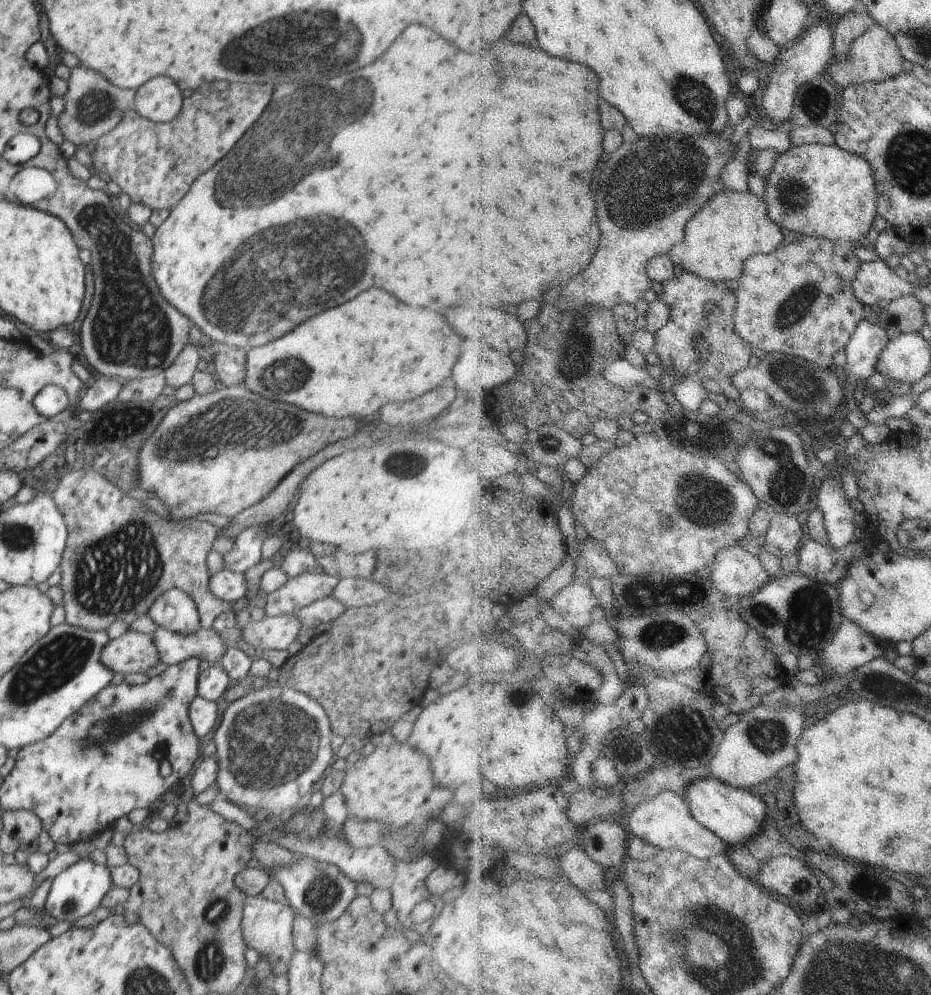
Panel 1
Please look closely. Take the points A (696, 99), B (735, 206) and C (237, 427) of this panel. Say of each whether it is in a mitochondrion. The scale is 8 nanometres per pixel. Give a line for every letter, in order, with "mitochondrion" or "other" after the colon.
A: mitochondrion
B: other
C: mitochondrion

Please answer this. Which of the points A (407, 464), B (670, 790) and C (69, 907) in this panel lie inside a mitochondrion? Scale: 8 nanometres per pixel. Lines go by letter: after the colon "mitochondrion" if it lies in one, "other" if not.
A: mitochondrion
B: other
C: mitochondrion

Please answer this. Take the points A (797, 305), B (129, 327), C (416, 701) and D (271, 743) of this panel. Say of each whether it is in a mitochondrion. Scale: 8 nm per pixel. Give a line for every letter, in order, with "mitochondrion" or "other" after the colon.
A: mitochondrion
B: mitochondrion
C: other
D: mitochondrion

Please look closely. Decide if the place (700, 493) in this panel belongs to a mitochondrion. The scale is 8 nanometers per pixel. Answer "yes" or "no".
yes

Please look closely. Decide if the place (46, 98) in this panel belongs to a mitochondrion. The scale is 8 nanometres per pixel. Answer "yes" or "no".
no

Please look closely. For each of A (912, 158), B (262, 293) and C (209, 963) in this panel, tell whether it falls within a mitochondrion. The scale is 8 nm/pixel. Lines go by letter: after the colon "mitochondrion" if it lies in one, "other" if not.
A: mitochondrion
B: mitochondrion
C: mitochondrion

